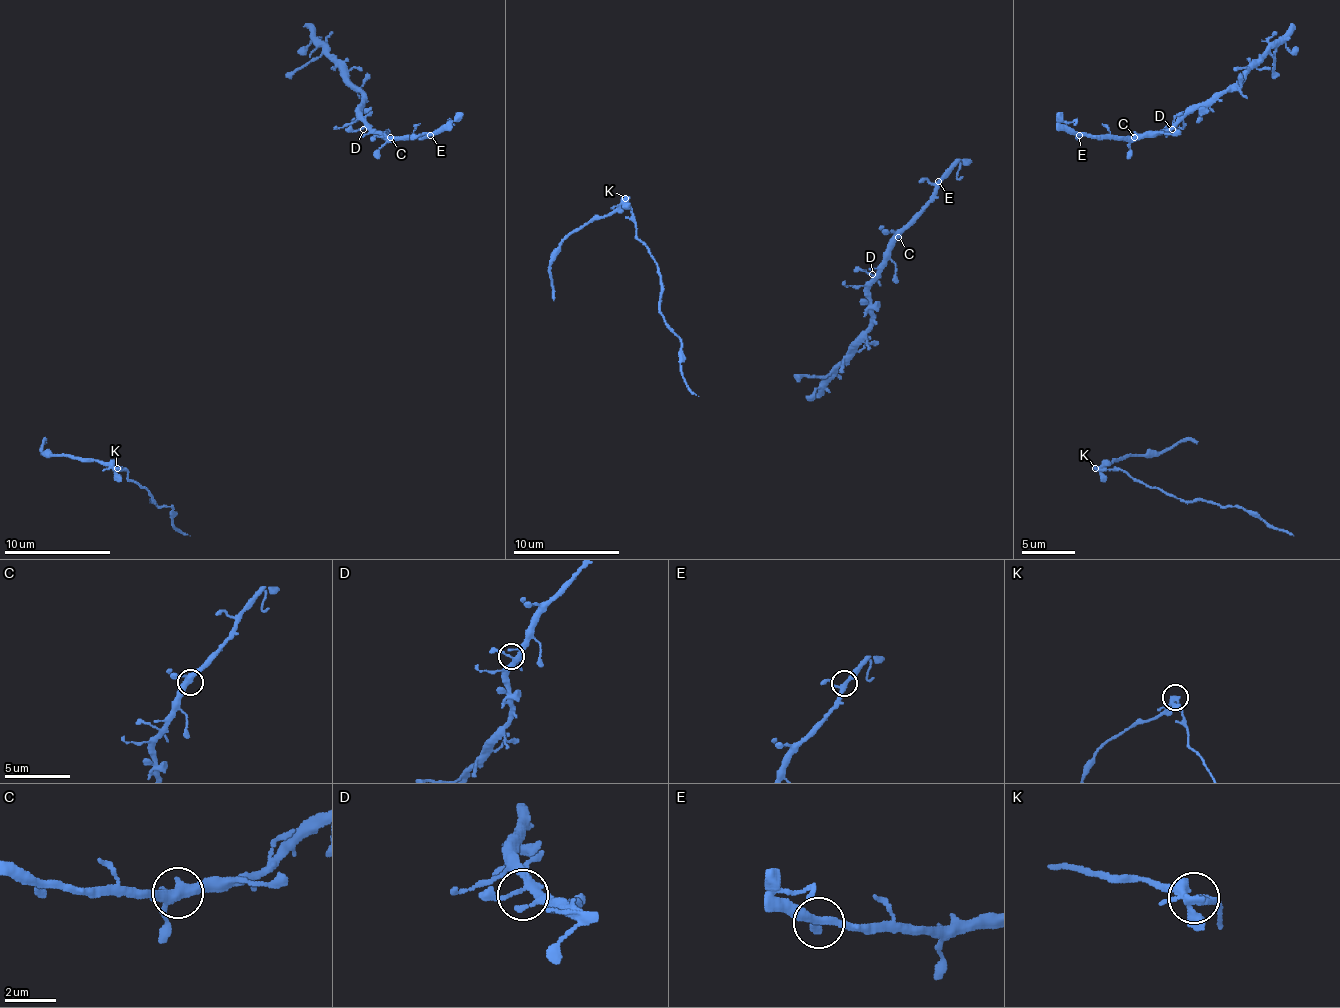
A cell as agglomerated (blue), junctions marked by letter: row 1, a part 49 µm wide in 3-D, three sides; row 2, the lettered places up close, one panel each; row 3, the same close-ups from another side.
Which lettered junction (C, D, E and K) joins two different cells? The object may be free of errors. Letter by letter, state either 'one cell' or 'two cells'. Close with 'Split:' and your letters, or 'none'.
C: one cell
D: one cell
E: one cell
K: two cells
Split: K

